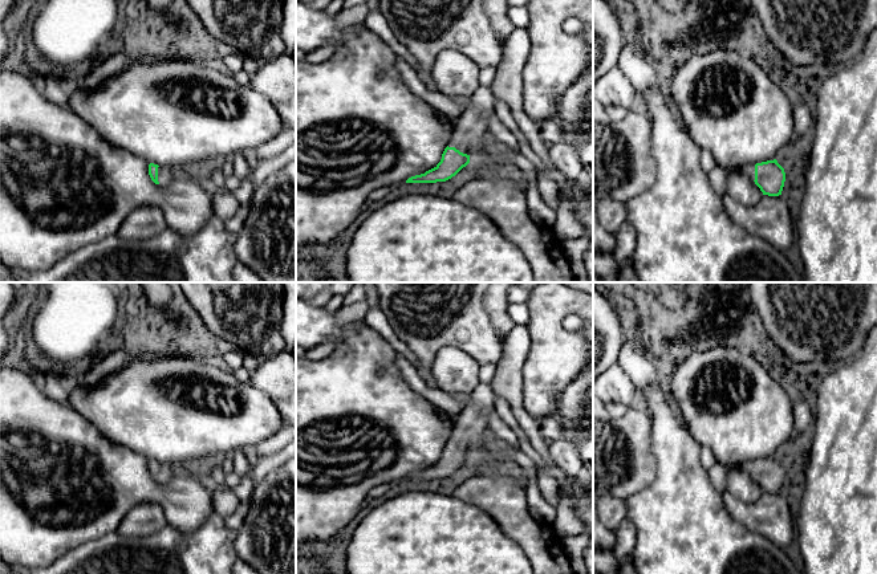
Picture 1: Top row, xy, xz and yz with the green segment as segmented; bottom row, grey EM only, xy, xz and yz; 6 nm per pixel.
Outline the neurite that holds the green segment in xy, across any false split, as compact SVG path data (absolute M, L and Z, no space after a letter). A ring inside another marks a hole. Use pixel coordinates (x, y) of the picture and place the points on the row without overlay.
M150 460L149 472L155 481L165 483L170 480L172 476L184 472L184 467L182 467L180 464L158 463Z

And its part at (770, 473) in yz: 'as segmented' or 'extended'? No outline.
extended

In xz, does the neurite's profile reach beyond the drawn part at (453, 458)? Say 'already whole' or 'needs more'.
needs more

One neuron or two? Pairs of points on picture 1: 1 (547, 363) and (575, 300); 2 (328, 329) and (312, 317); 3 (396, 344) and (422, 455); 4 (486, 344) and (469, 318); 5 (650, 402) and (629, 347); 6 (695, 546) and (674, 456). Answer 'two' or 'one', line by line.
1: one
2: one
3: two
4: one
5: two
6: one

